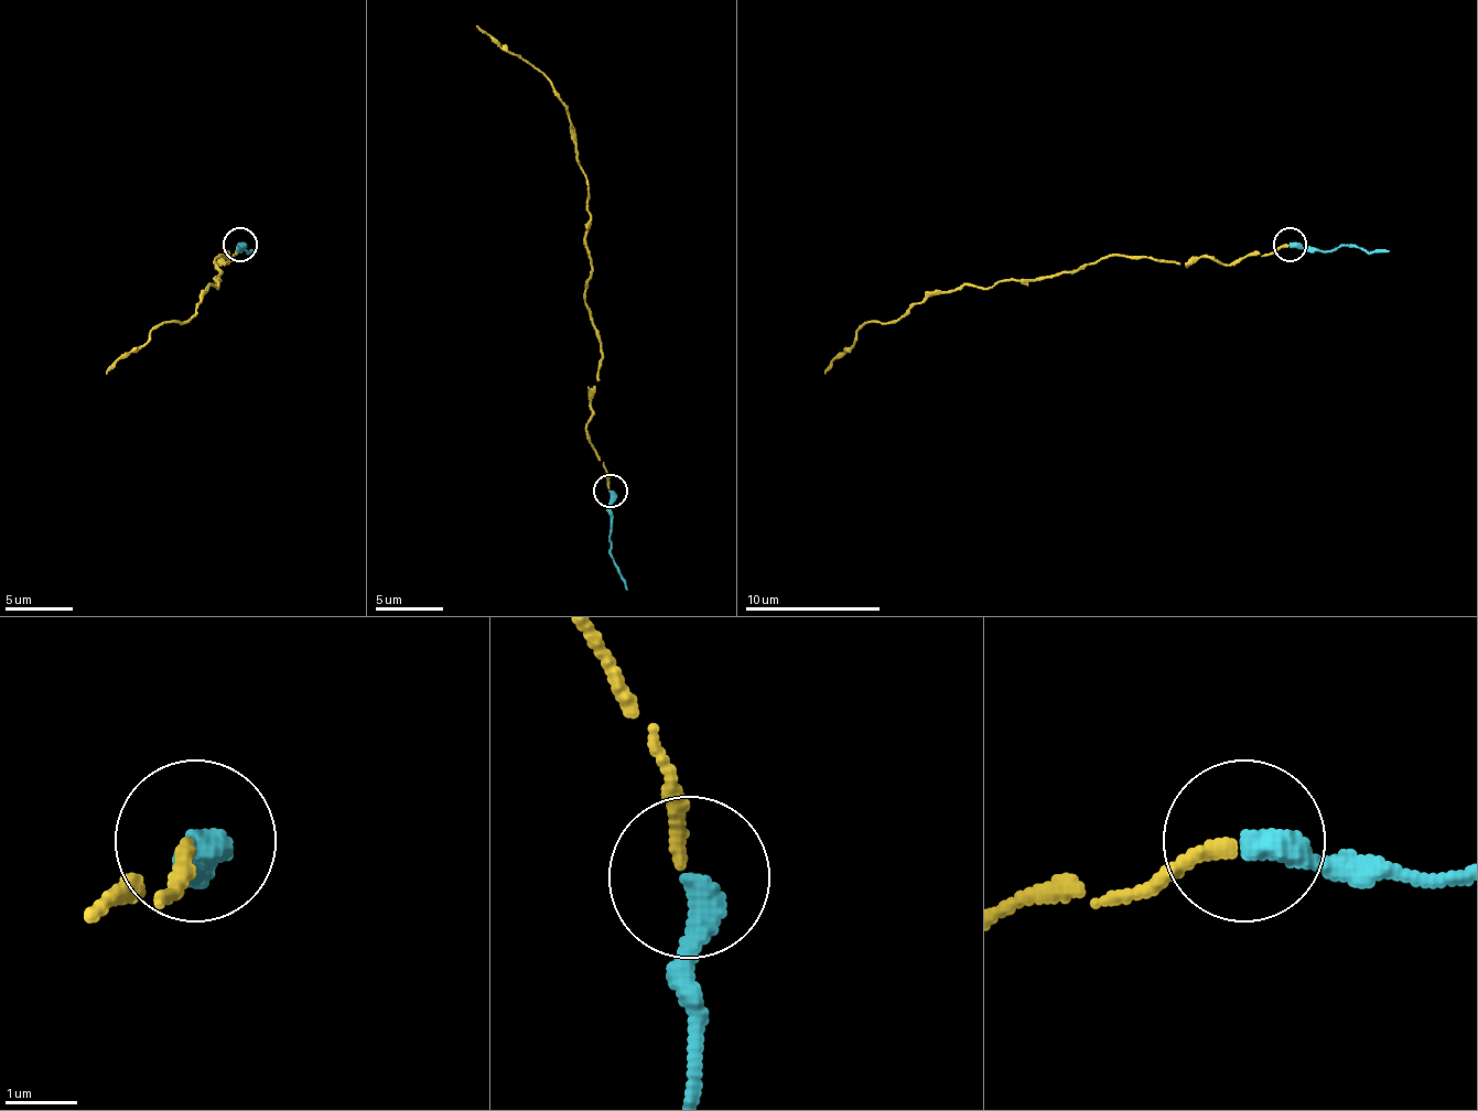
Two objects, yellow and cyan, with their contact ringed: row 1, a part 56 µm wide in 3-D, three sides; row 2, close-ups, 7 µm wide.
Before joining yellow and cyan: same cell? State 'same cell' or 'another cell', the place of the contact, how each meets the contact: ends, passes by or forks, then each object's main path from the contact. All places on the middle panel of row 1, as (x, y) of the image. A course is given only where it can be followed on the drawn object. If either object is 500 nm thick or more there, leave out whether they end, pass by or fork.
same cell | (610, 491) | yellow ends | cyan ends | yellow via (607, 488), (588, 431), (601, 336), (584, 299), (591, 211), (570, 112), (537, 69), (476, 25) | cyan via (611, 492), (611, 559), (627, 590)

